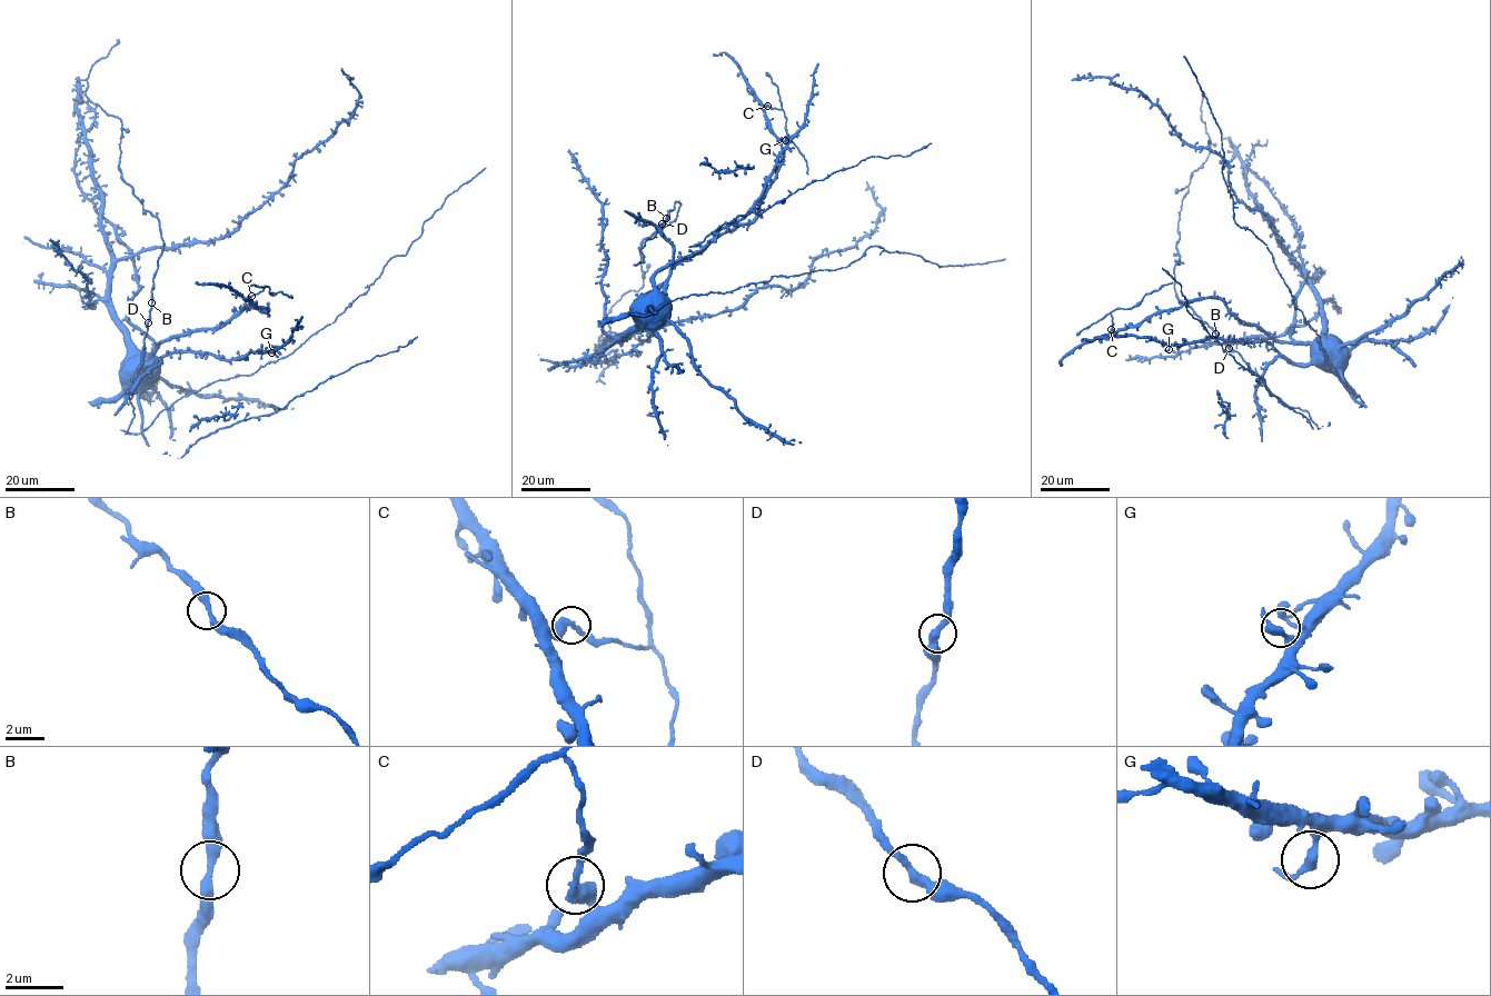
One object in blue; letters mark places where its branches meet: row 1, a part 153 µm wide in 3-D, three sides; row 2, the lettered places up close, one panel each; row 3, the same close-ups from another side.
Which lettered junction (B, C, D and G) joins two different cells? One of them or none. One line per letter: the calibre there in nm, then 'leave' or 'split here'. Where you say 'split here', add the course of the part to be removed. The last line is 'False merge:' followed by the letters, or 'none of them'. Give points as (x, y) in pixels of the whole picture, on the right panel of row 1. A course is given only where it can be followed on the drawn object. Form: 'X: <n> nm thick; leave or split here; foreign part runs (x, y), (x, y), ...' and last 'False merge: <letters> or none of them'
B: 320 nm thick; leave
C: 360 nm thick; split here; foreign part runs (1111, 329), (1112, 311), (1137, 306), (1145, 295), (1172, 282)
D: 320 nm thick; leave
G: 360 nm thick; leave
False merge: C

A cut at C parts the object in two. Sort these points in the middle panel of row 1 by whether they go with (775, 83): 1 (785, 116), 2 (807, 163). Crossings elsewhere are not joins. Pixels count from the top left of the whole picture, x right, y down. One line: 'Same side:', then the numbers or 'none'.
Same side: 1, 2

